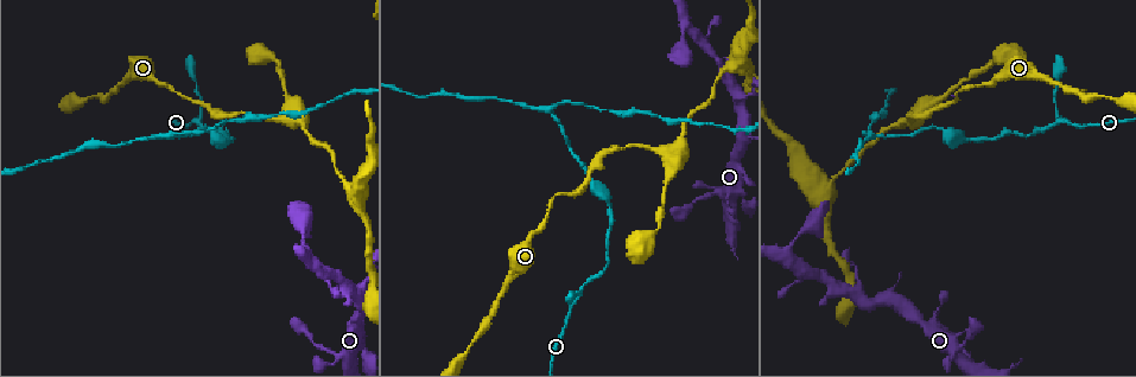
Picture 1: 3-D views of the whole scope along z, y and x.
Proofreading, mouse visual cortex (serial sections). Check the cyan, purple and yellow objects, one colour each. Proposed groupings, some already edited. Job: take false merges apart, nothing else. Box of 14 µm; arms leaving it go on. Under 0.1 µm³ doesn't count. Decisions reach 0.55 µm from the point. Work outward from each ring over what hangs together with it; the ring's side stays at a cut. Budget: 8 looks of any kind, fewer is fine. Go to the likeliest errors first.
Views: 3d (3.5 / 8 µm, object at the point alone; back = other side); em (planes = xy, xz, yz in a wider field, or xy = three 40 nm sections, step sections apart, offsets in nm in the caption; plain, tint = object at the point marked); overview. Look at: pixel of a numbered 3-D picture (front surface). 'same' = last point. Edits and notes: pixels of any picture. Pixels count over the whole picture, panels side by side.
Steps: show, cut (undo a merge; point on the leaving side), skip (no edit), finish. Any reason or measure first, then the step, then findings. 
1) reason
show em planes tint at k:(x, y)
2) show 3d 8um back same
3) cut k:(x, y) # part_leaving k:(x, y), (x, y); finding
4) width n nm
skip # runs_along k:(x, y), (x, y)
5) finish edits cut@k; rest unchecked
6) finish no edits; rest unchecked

a fork
show 3d 8um at 1:(194, 122)

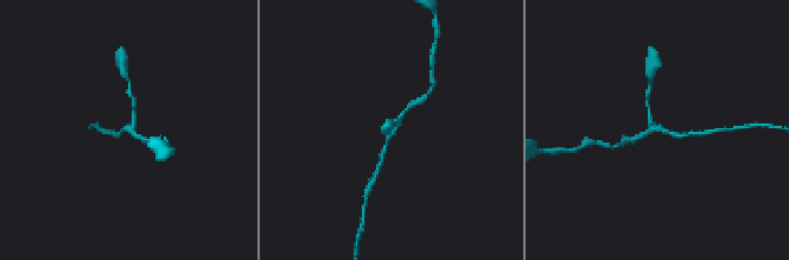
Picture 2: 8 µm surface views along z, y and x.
now the EM
show em xy step 5 tint at 2:(125, 130)

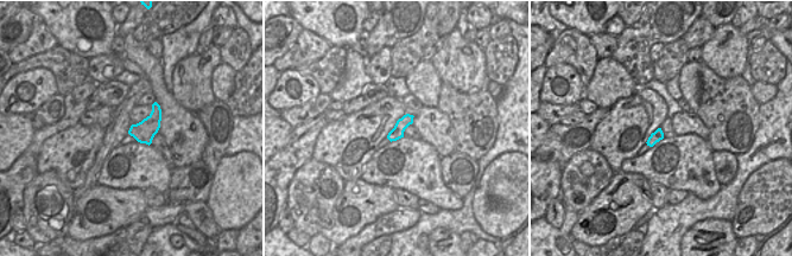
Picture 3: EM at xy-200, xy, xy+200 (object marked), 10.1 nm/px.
skip # runs_along 2:(381, 157), (393, 126), (413, 103); one cell here

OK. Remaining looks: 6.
abrupt turn
show 3d 3.5um at 1:(172, 134)

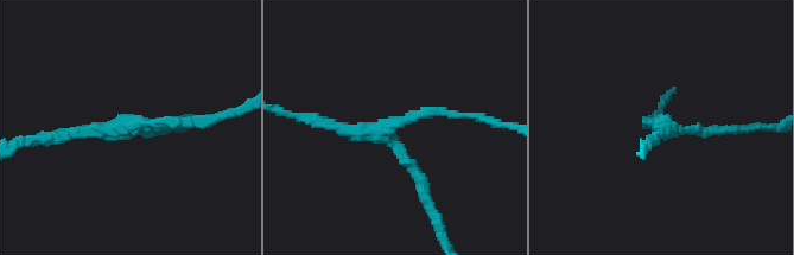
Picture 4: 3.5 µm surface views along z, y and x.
arms 3; arm_widths 150, 150, 150 nm; need the tissue
show em xy step 5 tint at 4:(387, 135)

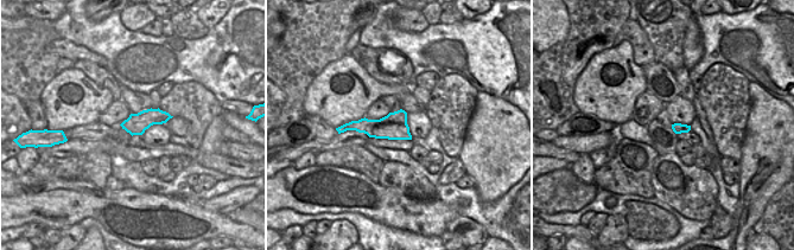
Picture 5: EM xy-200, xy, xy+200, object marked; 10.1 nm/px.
skip # runs_along 4:(427, 199), (387, 129), (417, 114), (459, 114); one cell here

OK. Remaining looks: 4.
three-way junction
show 3d 3.5um at 1:(670, 151)

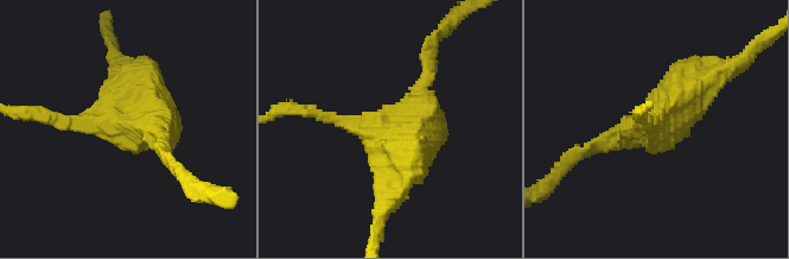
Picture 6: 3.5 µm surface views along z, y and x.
now the EM
show em xy step 5 tint at 6:(131, 124)

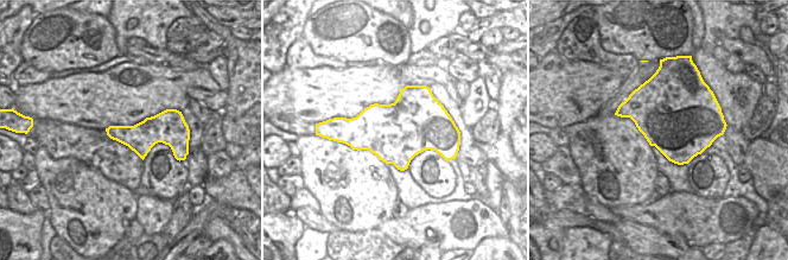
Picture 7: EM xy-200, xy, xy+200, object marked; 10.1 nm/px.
show em xy step 1 tint same

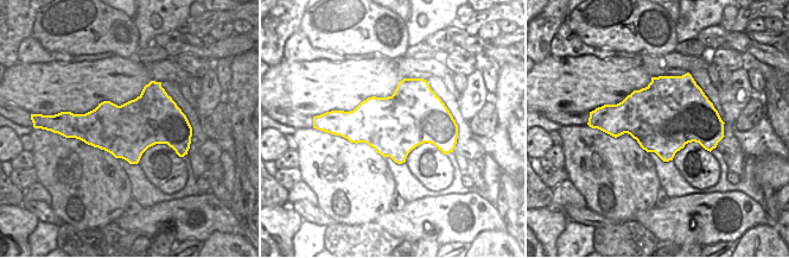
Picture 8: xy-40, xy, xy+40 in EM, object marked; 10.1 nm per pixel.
skip # runs_along 6:(319, 113), (400, 125), (428, 68); one cell here

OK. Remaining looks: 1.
finish no edits; rest unchecked

